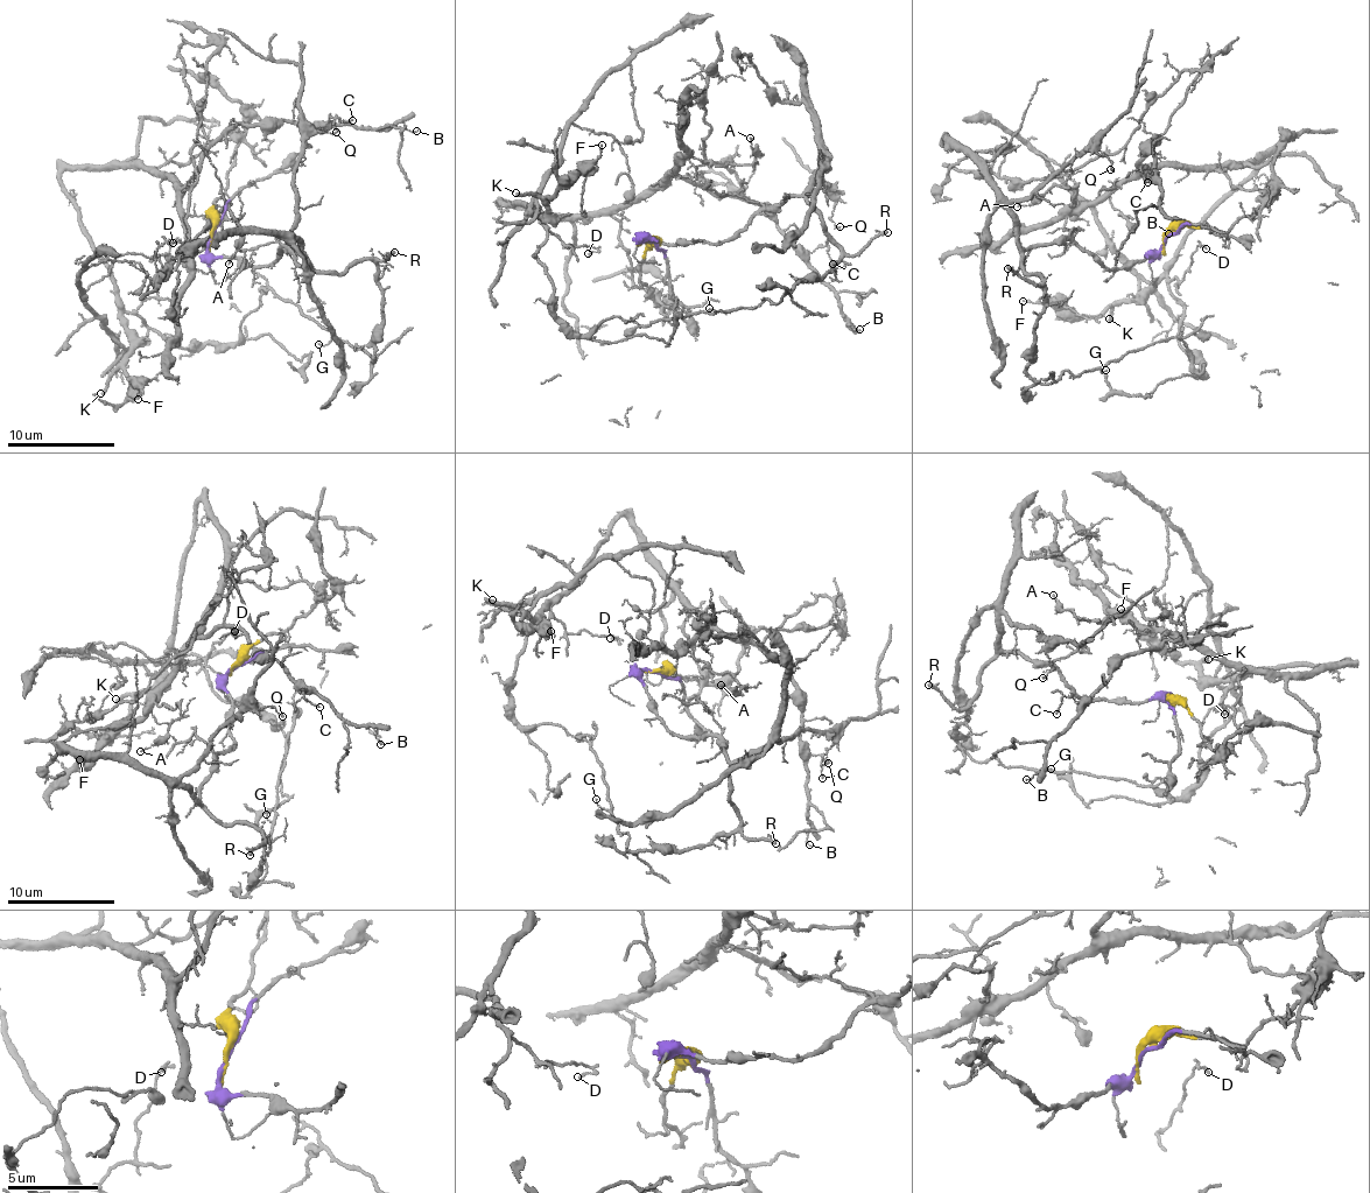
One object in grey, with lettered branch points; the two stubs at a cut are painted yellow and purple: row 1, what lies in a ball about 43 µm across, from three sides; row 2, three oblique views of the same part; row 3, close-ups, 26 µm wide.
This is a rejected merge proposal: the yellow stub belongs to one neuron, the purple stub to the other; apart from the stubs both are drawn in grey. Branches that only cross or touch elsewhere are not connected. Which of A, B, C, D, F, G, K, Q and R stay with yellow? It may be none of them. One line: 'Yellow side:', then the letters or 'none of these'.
Yellow side: A, B, C, D, F, K

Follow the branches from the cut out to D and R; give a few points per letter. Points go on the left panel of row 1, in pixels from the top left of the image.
D: (212, 232), (236, 140), (211, 140), (152, 170), (112, 162), (62, 173), (124, 309), (155, 296), (174, 244)
R: (212, 232), (210, 253), (261, 267), (282, 250), (321, 272), (383, 260), (395, 251)

